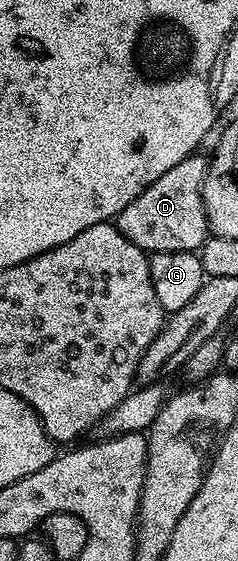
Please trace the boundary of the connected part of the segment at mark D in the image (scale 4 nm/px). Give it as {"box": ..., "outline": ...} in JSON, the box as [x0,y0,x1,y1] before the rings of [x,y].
{"box":[114,153,210,253],"outline":[[[200,153],[188,155],[174,169],[162,173],[158,181],[154,181],[122,213],[116,216],[114,225],[126,237],[126,241],[134,241],[138,249],[145,253],[182,253],[183,251],[199,252],[205,241],[210,238],[208,218],[204,208],[202,189],[204,178],[208,172],[209,160]]]}

